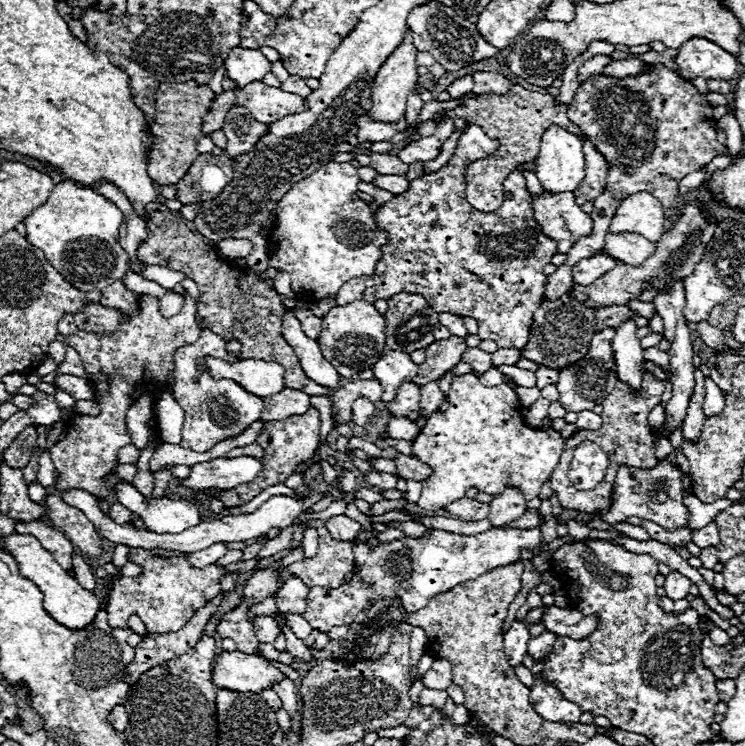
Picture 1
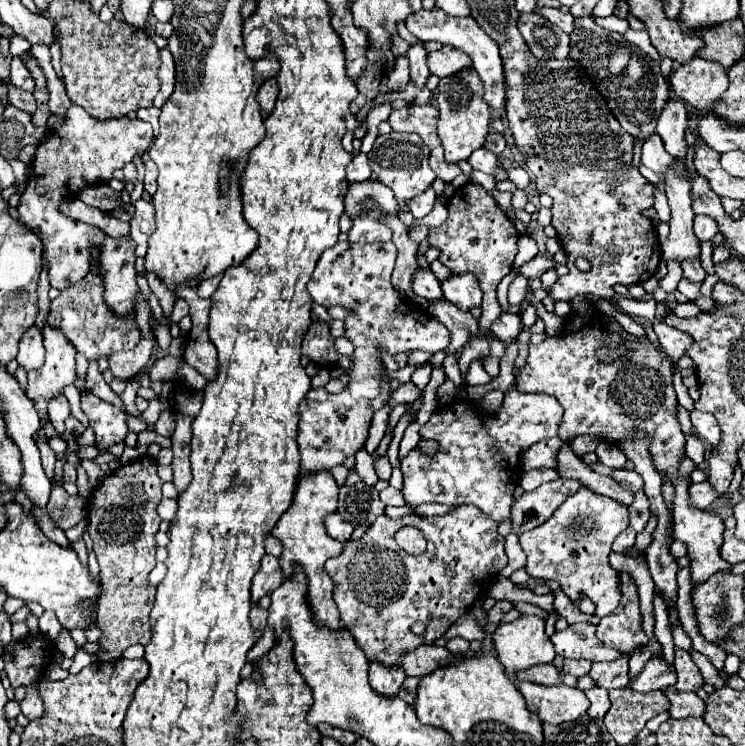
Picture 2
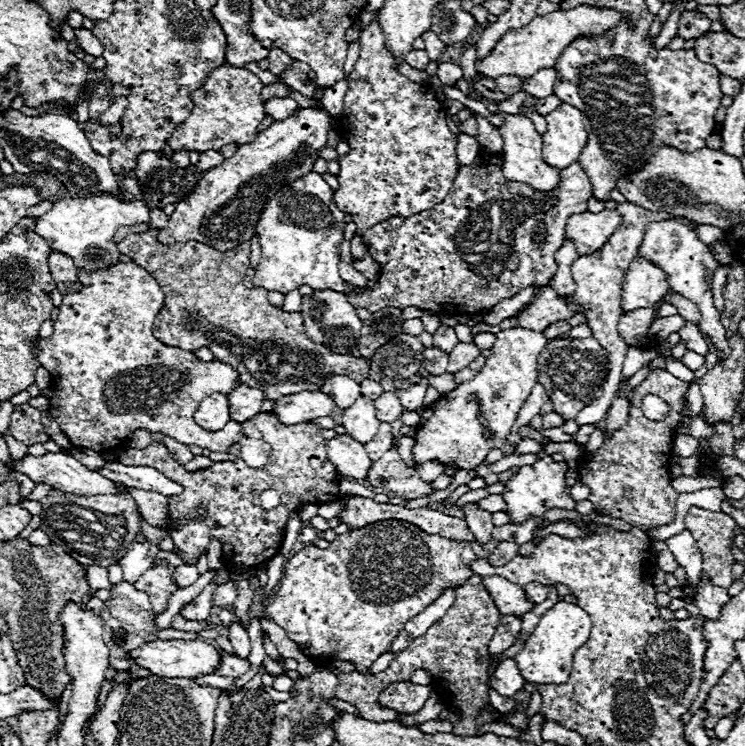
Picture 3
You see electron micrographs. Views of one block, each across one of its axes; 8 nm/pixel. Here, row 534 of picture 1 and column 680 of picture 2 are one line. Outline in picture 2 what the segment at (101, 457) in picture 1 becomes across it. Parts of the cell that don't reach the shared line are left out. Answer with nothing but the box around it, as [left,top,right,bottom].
[670,58,728,112]

